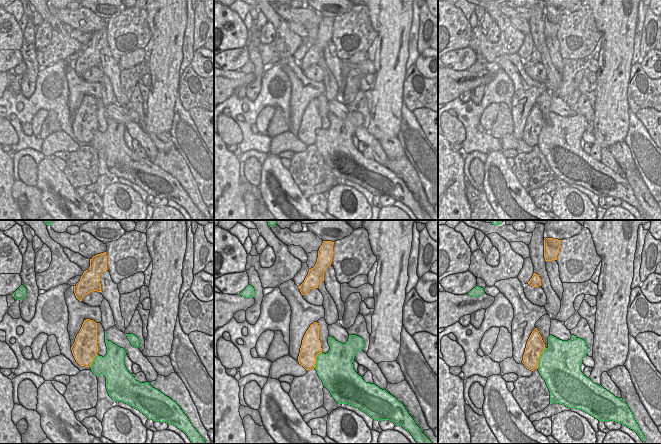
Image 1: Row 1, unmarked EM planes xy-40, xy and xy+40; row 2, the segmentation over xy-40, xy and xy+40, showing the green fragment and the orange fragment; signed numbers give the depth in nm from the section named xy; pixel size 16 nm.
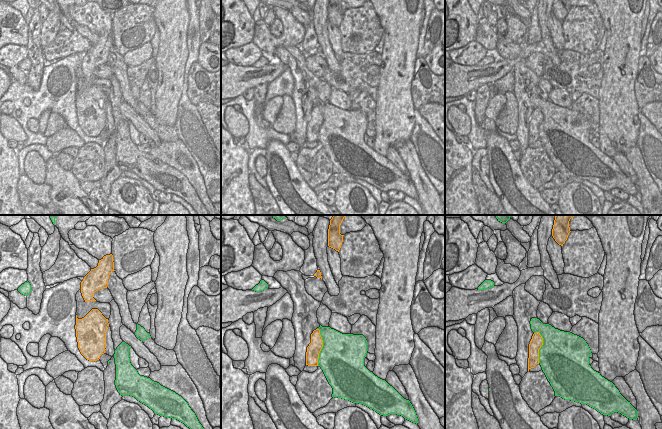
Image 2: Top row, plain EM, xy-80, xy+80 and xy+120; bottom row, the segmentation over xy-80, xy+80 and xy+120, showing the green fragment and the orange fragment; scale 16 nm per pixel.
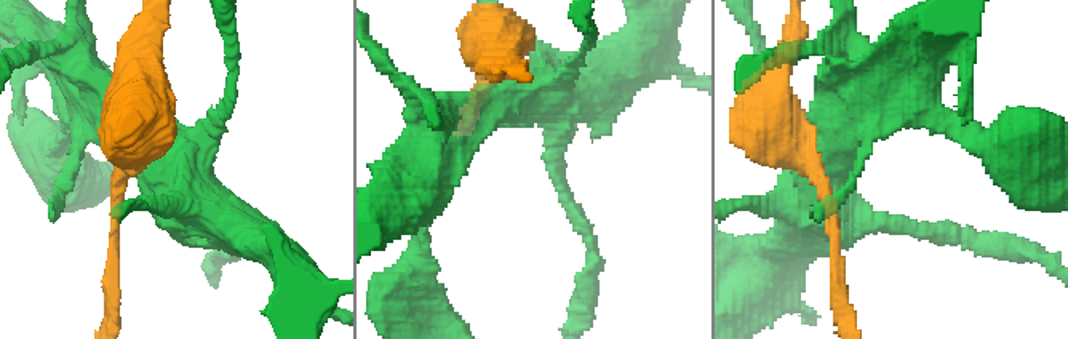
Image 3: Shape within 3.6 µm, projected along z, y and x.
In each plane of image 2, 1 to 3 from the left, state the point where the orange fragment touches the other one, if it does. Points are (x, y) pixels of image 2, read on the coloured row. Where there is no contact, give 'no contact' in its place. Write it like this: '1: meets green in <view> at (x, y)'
1: no contact
2: meets green in xy+80 at (322, 347)
3: meets green in xy+120 at (541, 346)

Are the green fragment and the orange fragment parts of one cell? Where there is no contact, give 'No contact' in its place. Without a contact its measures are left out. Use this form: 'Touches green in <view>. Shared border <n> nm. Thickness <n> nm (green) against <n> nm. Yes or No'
Touches green in xy+40. Shared border 380 nm. Thickness 500 nm (green) against 300 nm. Yes.

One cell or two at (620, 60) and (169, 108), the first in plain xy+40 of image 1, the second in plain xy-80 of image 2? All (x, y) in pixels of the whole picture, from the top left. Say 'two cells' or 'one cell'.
one cell

